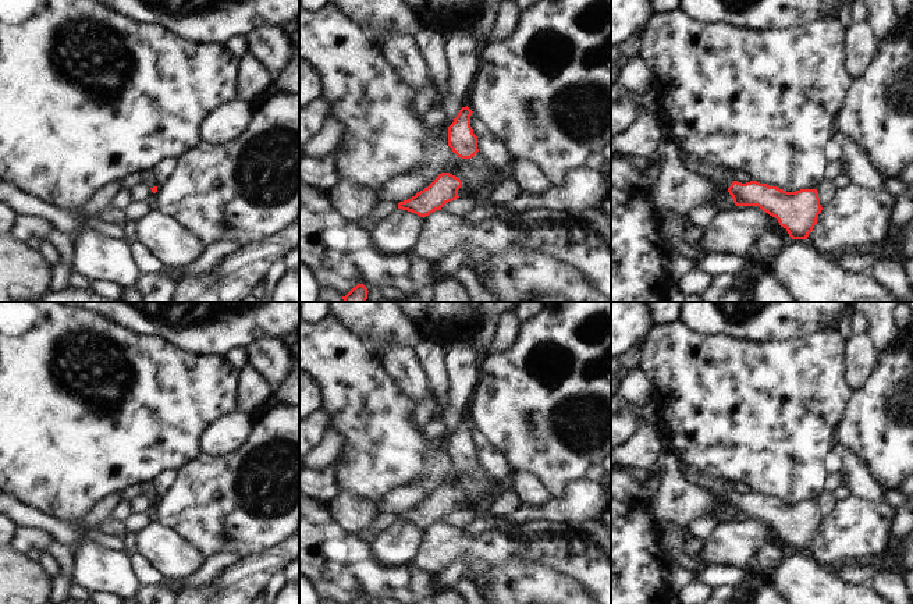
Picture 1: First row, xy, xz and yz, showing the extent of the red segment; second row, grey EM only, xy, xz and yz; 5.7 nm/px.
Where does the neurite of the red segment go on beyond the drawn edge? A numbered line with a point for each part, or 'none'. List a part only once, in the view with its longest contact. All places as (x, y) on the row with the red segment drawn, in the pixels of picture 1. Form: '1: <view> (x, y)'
1: yz (721, 180)

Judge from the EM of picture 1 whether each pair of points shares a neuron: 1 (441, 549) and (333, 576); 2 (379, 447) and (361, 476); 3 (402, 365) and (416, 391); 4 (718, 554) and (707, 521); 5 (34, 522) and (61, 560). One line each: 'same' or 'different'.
1: different
2: same
3: same
4: different
5: different

